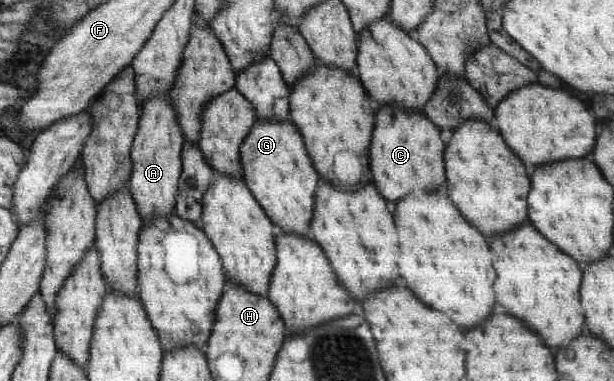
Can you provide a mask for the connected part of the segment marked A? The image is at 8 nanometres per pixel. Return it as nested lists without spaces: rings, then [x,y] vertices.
[[[153,96],[142,103],[131,147],[132,172],[128,181],[128,193],[141,221],[150,223],[154,216],[170,217],[174,213],[181,173],[181,152],[184,139],[177,124],[176,115],[168,102],[168,96]]]

